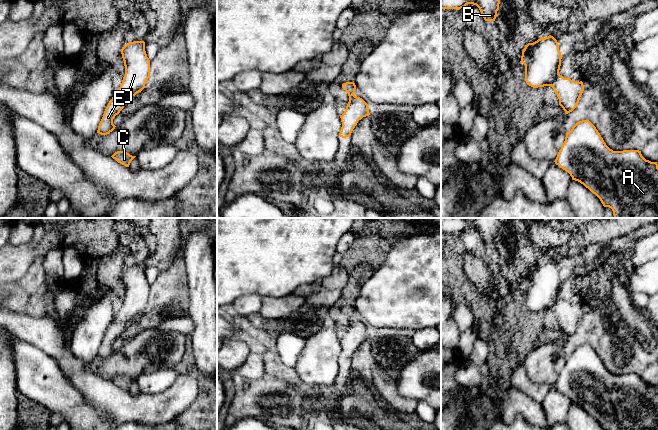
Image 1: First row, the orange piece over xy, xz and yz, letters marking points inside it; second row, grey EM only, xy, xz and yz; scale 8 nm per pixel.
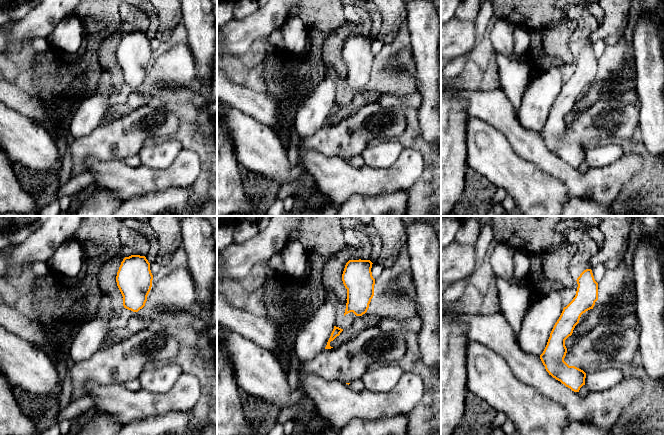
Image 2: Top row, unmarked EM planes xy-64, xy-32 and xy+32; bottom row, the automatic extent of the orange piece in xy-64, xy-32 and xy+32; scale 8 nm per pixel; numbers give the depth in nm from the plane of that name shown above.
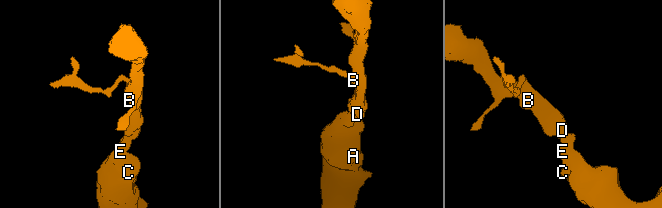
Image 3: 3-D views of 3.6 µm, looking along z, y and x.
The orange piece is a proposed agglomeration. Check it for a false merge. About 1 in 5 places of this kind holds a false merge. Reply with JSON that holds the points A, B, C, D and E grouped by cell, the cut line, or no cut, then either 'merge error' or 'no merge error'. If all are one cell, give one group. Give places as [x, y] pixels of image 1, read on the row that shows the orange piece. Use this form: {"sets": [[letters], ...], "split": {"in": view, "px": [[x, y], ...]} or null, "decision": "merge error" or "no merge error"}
{"sets": [["A", "B", "C", "D", "E"]], "split": null, "decision": "no merge error"}

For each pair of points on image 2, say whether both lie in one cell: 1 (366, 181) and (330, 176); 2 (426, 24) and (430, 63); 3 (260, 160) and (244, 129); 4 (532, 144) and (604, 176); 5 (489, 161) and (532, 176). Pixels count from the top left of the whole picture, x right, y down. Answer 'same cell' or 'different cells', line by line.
1: same cell
2: same cell
3: same cell
4: same cell
5: same cell

